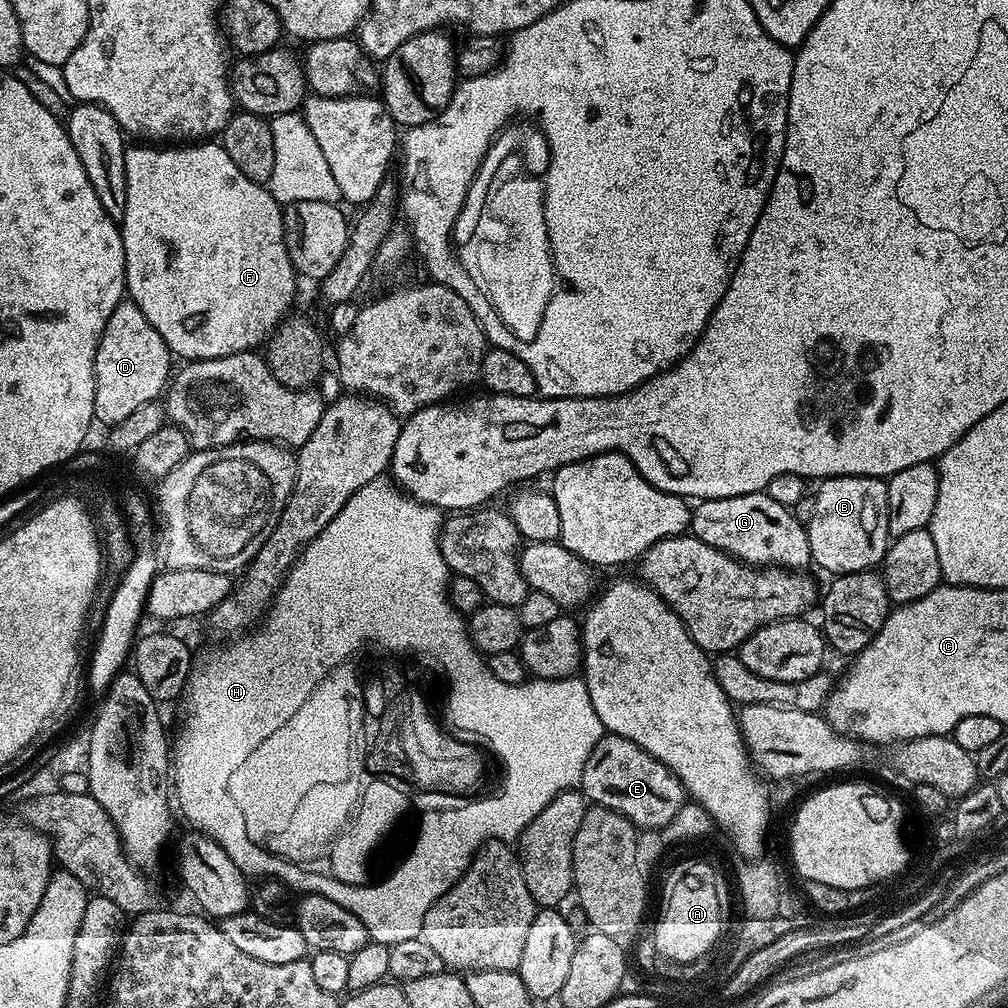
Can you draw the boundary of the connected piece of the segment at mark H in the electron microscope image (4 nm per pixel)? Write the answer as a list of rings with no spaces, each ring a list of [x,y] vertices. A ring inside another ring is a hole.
[[[381,478],[362,486],[362,490],[350,497],[342,510],[338,510],[326,530],[322,530],[318,538],[307,544],[301,550],[300,557],[292,563],[292,568],[276,591],[276,597],[272,599],[263,621],[264,628],[257,627],[243,638],[233,639],[236,640],[233,644],[206,657],[201,668],[200,665],[193,667],[182,696],[184,717],[180,720],[176,736],[174,732],[174,747],[170,752],[170,780],[174,785],[174,800],[179,815],[181,812],[192,823],[189,825],[195,831],[204,833],[216,842],[226,858],[230,858],[230,862],[234,862],[234,866],[238,866],[245,877],[269,876],[272,880],[281,880],[286,887],[293,888],[296,894],[318,894],[322,898],[330,898],[330,902],[350,910],[350,914],[354,914],[354,918],[366,926],[369,941],[389,946],[406,942],[406,938],[420,936],[430,906],[434,906],[434,902],[438,902],[446,890],[459,882],[471,864],[472,857],[487,841],[515,841],[522,835],[524,828],[530,826],[530,822],[534,822],[542,810],[546,810],[554,797],[575,789],[582,778],[586,758],[590,758],[590,750],[594,750],[596,743],[606,734],[598,714],[594,714],[594,702],[590,702],[586,682],[579,675],[559,681],[560,696],[536,696],[541,688],[539,683],[506,686],[506,682],[498,682],[498,678],[490,674],[485,657],[476,651],[468,638],[465,617],[448,601],[450,573],[440,553],[441,523],[441,509],[420,504],[414,497],[401,491],[391,479]],[[408,646],[418,648],[422,660],[440,660],[448,668],[450,692],[438,726],[400,724],[398,738],[404,748],[402,752],[408,754],[414,766],[410,770],[416,770],[411,782],[408,778],[407,787],[412,790],[421,788],[424,794],[433,787],[471,793],[484,776],[484,756],[474,745],[447,736],[445,730],[453,728],[464,736],[476,736],[480,728],[484,728],[485,742],[492,747],[493,754],[504,767],[504,785],[500,792],[493,796],[481,795],[471,807],[445,813],[444,817],[432,817],[425,811],[419,817],[421,826],[416,849],[413,849],[408,862],[391,880],[360,885],[323,880],[321,873],[289,863],[252,842],[247,837],[243,816],[227,790],[231,772],[264,739],[292,718],[311,692],[319,691],[326,679],[338,671],[349,671],[349,676],[356,681],[356,674],[360,670],[372,668],[384,650]]]

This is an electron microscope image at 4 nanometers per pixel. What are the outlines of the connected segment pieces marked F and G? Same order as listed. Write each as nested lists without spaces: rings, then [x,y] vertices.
[[[196,142],[191,146],[136,146],[125,147],[126,158],[126,214],[120,224],[120,233],[124,243],[126,270],[124,282],[127,295],[146,314],[146,322],[162,334],[169,352],[181,361],[213,360],[239,352],[251,352],[259,349],[271,336],[281,320],[289,315],[292,299],[296,296],[296,280],[298,273],[290,262],[290,254],[286,250],[284,237],[284,209],[272,197],[265,185],[254,182],[234,166],[230,154],[226,154],[223,143]]]
[[[767,491],[699,501],[692,508],[690,532],[719,552],[726,552],[733,560],[749,566],[804,570],[812,564],[807,527],[794,518],[791,508],[774,502]]]

